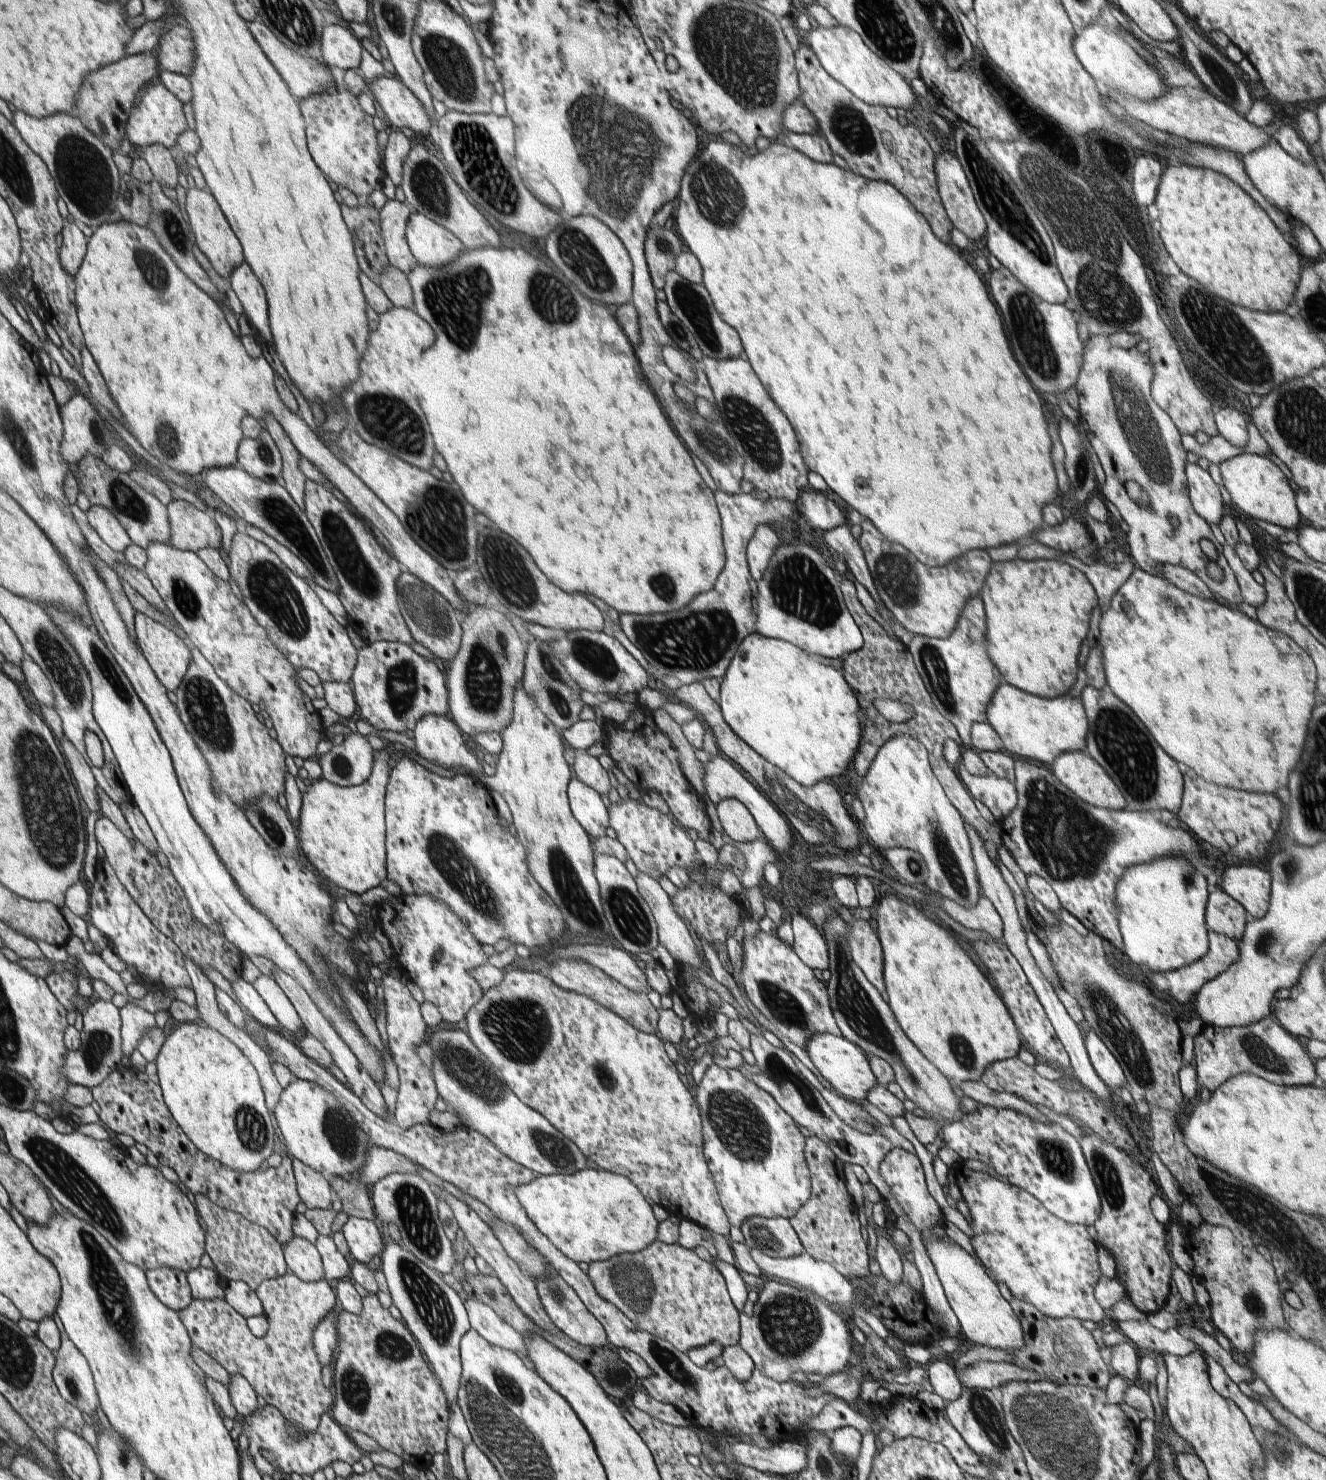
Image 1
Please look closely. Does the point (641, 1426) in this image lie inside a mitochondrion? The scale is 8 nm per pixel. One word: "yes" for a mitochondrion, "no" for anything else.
no

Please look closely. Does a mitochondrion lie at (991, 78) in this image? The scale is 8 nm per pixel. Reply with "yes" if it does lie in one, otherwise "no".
no

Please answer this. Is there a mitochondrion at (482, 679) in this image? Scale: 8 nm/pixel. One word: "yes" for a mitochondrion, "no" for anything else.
yes

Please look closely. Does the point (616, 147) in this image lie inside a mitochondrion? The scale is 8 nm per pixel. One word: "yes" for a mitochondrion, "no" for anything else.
yes

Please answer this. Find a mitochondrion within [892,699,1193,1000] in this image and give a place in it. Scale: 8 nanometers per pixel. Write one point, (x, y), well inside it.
(1071, 845)

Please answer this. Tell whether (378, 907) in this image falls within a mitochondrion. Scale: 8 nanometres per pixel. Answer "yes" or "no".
no

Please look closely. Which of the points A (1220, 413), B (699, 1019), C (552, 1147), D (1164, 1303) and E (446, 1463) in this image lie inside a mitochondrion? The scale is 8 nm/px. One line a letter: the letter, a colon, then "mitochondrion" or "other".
A: other
B: other
C: mitochondrion
D: other
E: other

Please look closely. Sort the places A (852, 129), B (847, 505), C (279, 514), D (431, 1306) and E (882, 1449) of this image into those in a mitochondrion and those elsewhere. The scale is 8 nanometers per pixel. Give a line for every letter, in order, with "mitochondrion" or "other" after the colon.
A: mitochondrion
B: other
C: mitochondrion
D: mitochondrion
E: other

